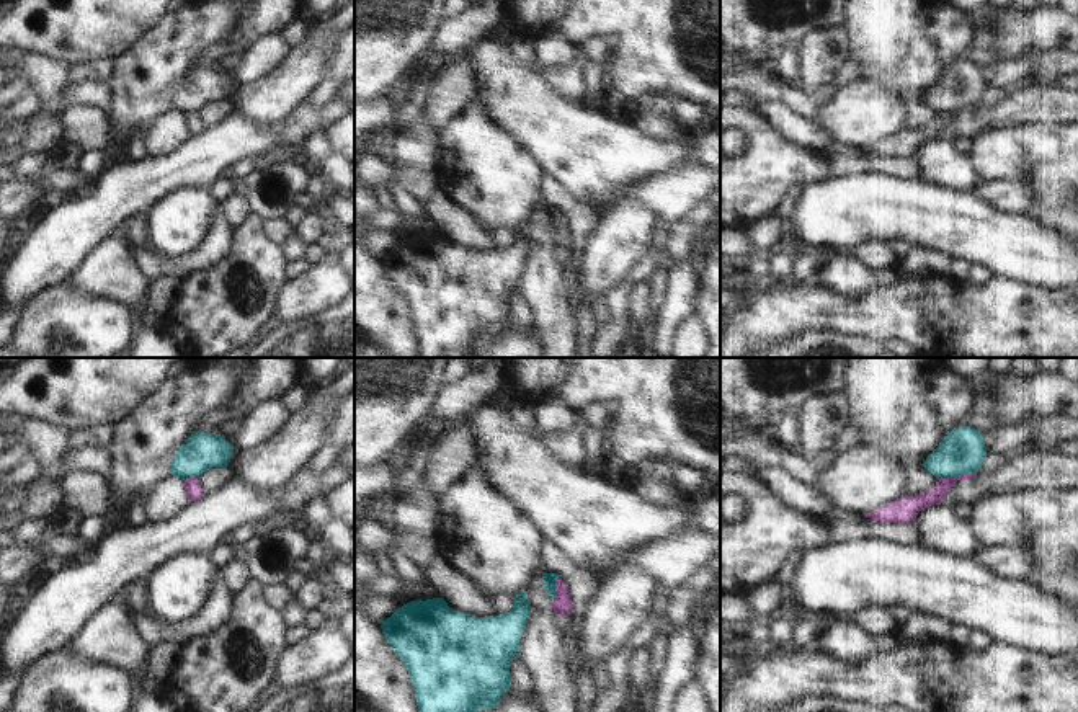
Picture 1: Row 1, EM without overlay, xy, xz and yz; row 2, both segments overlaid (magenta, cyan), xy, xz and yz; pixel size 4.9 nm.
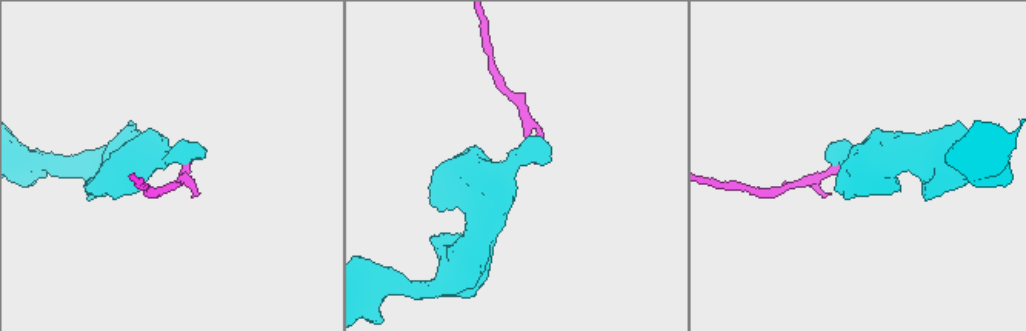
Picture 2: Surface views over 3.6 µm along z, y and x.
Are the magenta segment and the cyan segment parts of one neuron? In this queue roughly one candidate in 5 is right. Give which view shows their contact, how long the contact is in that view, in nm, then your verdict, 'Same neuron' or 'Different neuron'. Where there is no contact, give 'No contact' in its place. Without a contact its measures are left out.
Touches magenta in yz. Shared border 200 nm. Different neuron.

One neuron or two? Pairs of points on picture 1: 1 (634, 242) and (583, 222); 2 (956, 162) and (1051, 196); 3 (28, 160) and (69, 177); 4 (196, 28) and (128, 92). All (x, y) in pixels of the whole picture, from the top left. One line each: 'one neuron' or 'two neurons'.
1: two neurons
2: two neurons
3: one neuron
4: one neuron

